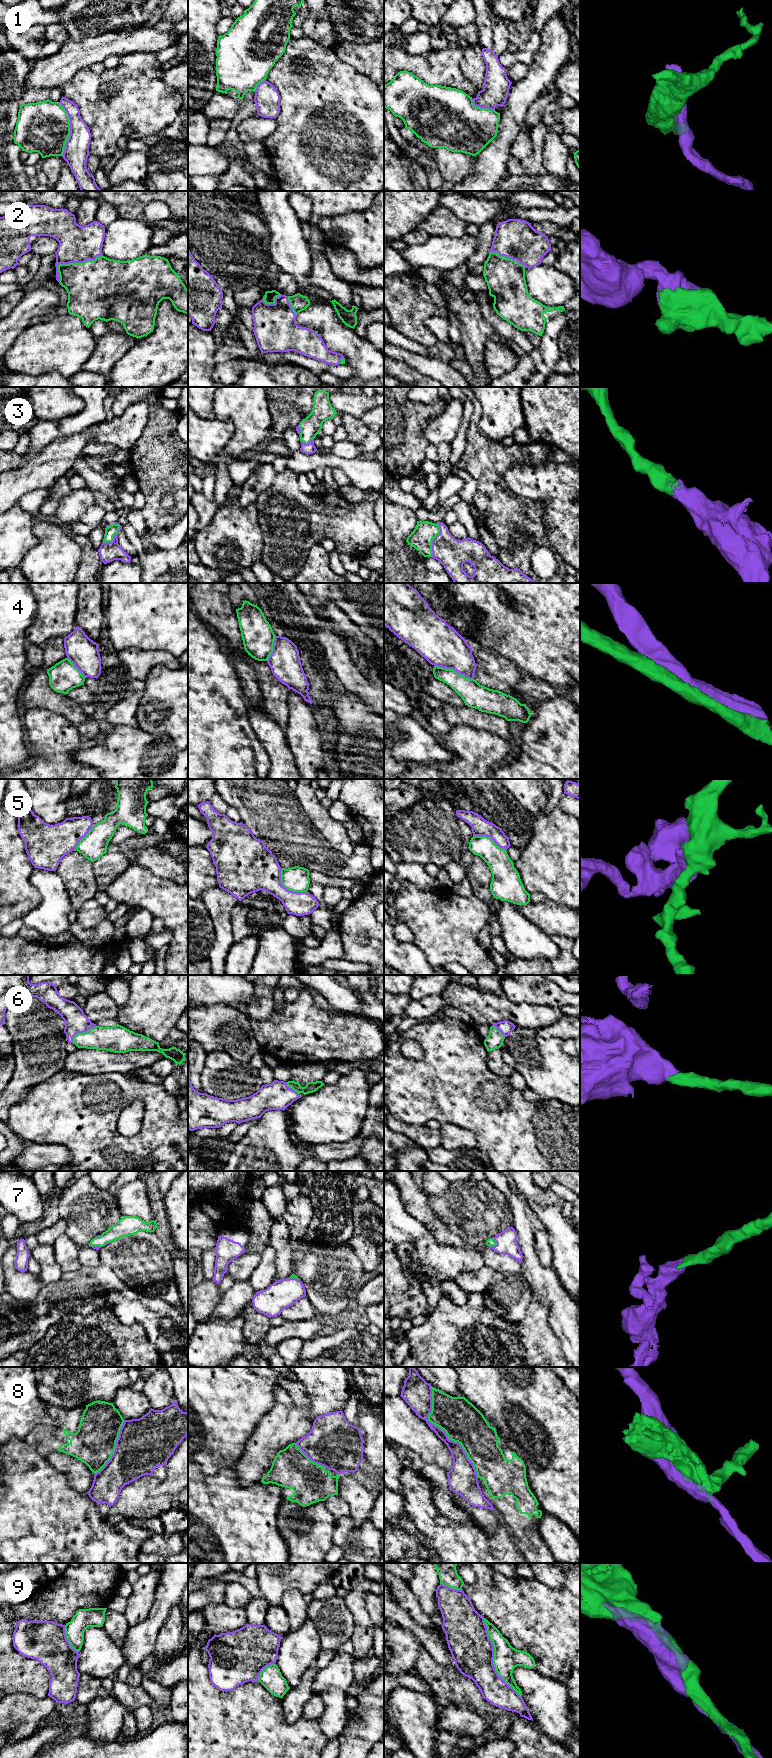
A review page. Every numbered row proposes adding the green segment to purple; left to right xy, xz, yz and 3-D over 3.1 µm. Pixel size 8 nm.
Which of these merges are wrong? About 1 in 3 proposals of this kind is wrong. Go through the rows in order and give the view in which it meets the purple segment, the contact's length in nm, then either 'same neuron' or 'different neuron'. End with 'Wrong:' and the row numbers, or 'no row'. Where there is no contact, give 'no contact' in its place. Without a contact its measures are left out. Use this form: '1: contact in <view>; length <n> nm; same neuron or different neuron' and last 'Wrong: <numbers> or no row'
1: contact in xy; length 440 nm; different neuron
2: contact in xy; length 420 nm; same neuron
3: contact in yz; length 280 nm; same neuron
4: contact in yz; length 340 nm; different neuron
5: contact in xz; length 280 nm; different neuron
6: contact in xy; length 240 nm; same neuron
7: contact in yz; length 90 nm; same neuron
8: contact in yz; length 850 nm; different neuron
9: contact in yz; length 750 nm; different neuron
Wrong: 1, 4, 5, 8, 9

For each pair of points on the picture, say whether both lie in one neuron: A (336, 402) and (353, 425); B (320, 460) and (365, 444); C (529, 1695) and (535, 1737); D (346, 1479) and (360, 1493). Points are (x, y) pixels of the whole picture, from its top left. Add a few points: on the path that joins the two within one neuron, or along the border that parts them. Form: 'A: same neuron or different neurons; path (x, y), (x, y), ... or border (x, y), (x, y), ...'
A: different neurons; border (341, 414), (349, 414), (358, 420)
B: different neurons; border (330, 452), (343, 458), (357, 458)
C: different neurons; border (533, 1719), (538, 1727), (549, 1737)
D: same neuron; path (349, 1482), (357, 1490)

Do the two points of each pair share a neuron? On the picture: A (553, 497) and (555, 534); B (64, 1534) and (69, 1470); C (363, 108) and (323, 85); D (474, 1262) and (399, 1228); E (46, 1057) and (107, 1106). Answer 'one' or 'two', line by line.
A: one
B: two
C: one
D: one
E: two

